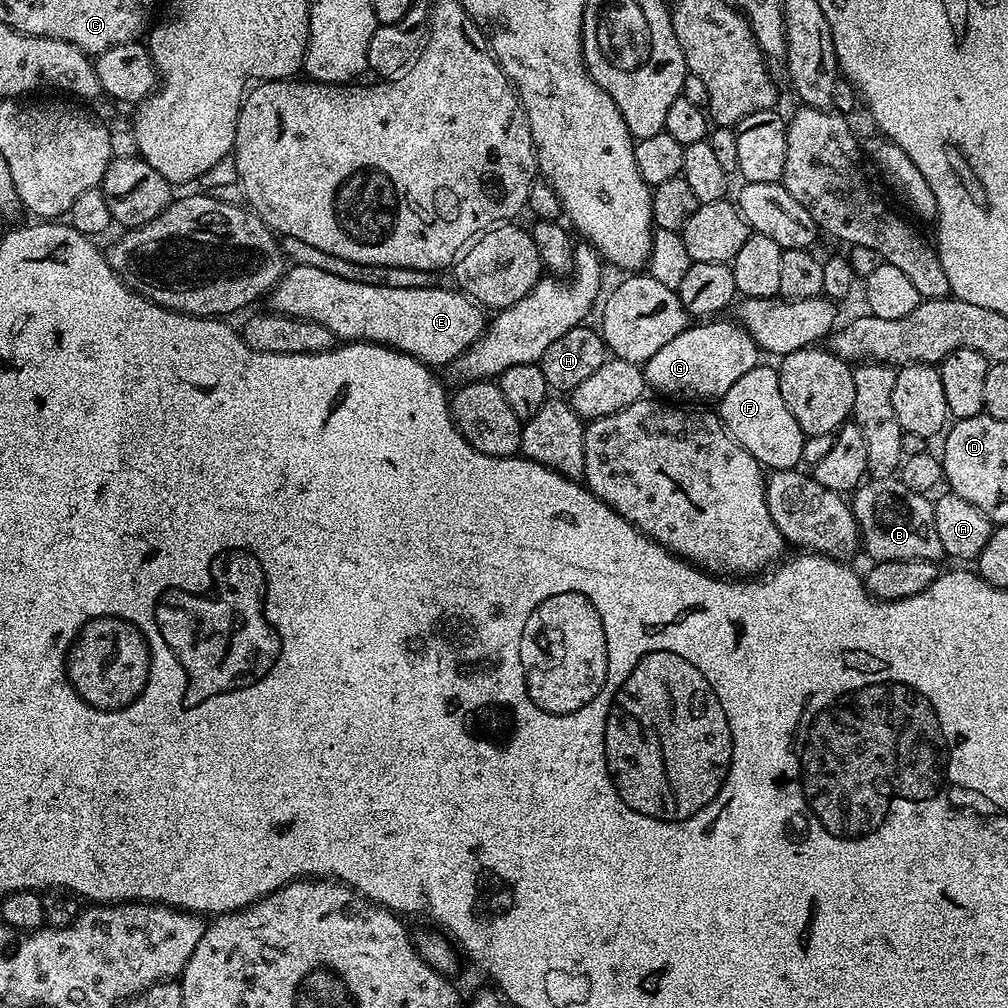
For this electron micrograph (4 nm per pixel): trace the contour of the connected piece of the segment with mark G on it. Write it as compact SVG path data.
M732 320L718 321L691 325L660 348L643 365L647 385L660 392L661 397L674 402L716 402L742 378L742 374L757 367L760 349L744 327Z

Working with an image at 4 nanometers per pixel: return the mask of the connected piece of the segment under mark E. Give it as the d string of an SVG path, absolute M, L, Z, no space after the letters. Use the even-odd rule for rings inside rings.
M292 264L270 293L271 311L318 322L340 342L387 344L423 364L451 365L486 331L485 309L470 296L448 288L399 288L396 284L350 282L315 266Z

